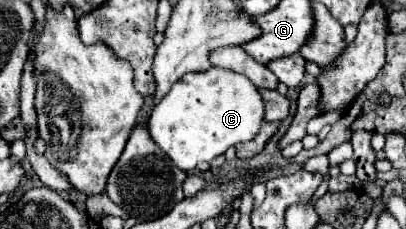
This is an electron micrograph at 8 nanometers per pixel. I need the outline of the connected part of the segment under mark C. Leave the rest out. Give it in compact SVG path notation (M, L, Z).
M211 68L205 72L187 72L151 110L147 132L151 140L185 172L199 162L211 162L229 146L249 142L263 122L263 100L259 90L243 74Z

